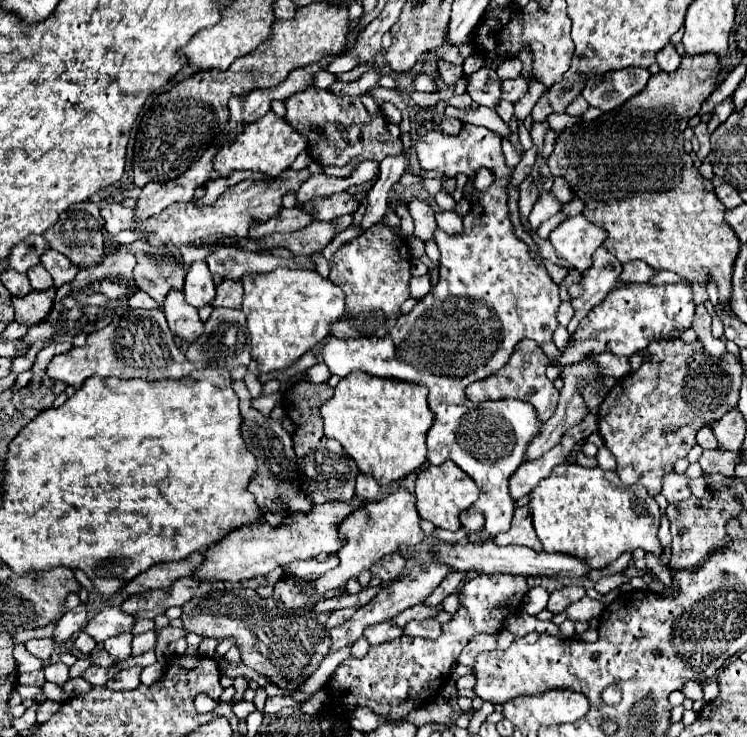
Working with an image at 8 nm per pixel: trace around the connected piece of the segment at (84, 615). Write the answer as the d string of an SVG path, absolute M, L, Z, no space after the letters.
M81 603L79 607L75 607L69 613L65 613L59 619L57 629L55 629L55 635L53 635L55 643L63 643L69 637L73 637L75 633L79 633L85 627L87 619L89 619L89 603Z

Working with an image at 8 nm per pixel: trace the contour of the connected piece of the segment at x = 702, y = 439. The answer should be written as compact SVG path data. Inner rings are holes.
M705 427L697 433L697 443L703 447L703 449L715 449L717 447L717 441L715 441L715 435L711 431L711 427Z

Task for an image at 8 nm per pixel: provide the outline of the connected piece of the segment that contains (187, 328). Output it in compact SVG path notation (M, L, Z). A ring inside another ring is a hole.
M171 289L167 301L163 301L163 311L169 323L171 333L179 335L185 341L195 341L203 333L203 321L193 305L189 305L183 297L183 291Z

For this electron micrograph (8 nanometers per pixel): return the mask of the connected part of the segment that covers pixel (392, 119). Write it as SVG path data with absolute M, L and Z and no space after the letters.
M383 103L381 105L381 111L383 111L383 115L385 115L385 119L389 123L395 123L395 125L401 123L401 111L393 103Z

